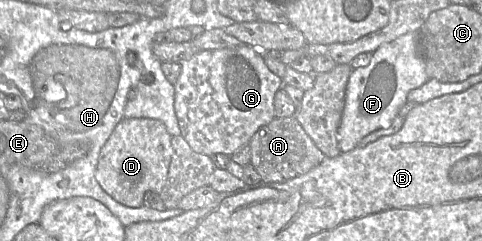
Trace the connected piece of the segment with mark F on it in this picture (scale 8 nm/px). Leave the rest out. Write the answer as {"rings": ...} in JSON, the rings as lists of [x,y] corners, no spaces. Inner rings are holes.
{"rings":[[[419,31],[406,33],[381,45],[372,53],[372,59],[367,66],[353,69],[349,76],[337,130],[340,151],[351,151],[366,135],[390,125],[407,102],[408,93],[428,80],[425,62],[420,55]]]}

